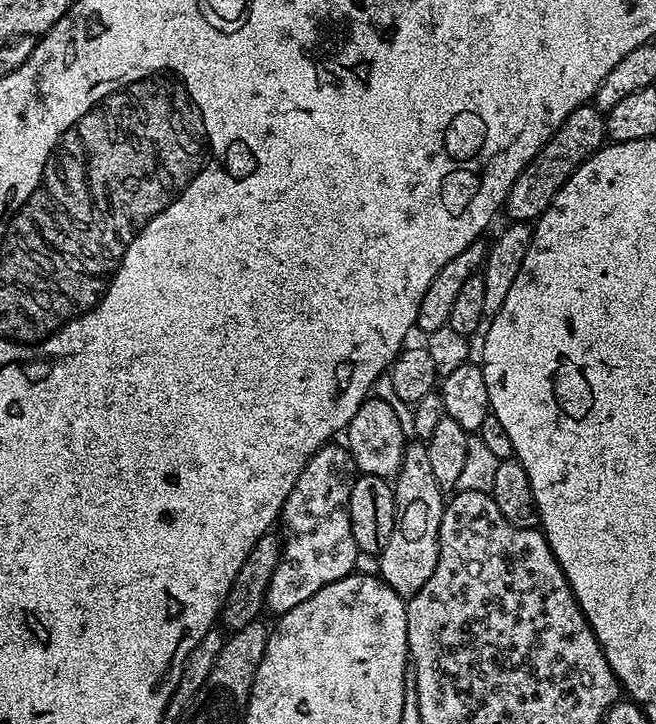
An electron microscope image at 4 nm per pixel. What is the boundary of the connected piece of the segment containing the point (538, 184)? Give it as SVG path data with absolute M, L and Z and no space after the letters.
M591 103L576 108L562 122L562 126L552 135L551 140L538 150L538 154L518 174L514 186L510 186L507 198L504 199L503 211L508 212L512 222L535 222L550 206L554 194L574 174L574 170L588 157L593 156L606 143L606 116Z

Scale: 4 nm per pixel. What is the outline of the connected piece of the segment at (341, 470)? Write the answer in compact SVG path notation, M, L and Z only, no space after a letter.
M340 442L324 444L312 455L310 462L306 462L280 512L279 523L284 524L280 561L264 599L269 613L294 610L298 602L306 602L310 594L318 594L322 586L353 575L358 549L350 526L348 503L358 469L347 447L336 443Z

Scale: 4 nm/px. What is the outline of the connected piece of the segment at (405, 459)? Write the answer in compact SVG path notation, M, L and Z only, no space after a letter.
M405 443L400 469L394 477L396 494L396 521L394 534L390 534L390 542L386 542L386 550L378 557L380 569L378 575L385 580L400 596L405 598L416 596L426 582L434 574L434 566L438 566L438 546L440 545L440 519L444 513L446 492L438 486L432 473L430 454L427 443Z

